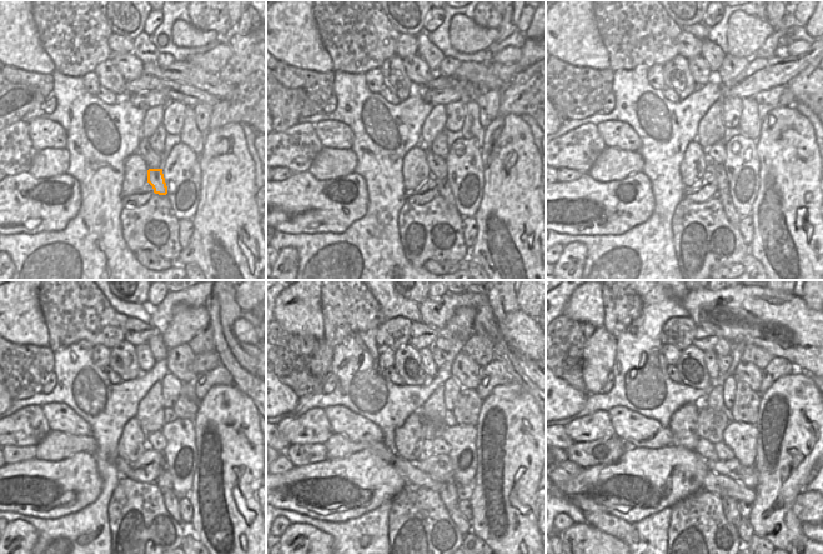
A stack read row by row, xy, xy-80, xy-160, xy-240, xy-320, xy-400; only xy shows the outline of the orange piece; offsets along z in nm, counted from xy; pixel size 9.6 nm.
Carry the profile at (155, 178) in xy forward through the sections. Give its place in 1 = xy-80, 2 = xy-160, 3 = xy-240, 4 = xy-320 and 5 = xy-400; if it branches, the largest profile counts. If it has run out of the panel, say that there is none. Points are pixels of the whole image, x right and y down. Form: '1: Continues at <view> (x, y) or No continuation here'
1: Continues at xy-80 (443, 185)
2: Continues at xy-160 (731, 213)
3: Continues at xy-240 (171, 503)
4: Continues at xy-320 (463, 525)
5: Continues at xy-400 (744, 529)

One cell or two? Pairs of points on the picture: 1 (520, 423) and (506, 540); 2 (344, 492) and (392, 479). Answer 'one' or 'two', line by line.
1: one
2: one

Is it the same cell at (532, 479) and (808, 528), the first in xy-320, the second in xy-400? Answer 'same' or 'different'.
different

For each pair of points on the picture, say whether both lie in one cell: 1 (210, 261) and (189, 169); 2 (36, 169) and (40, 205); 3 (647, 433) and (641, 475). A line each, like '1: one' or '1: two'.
1: two
2: two
3: two

